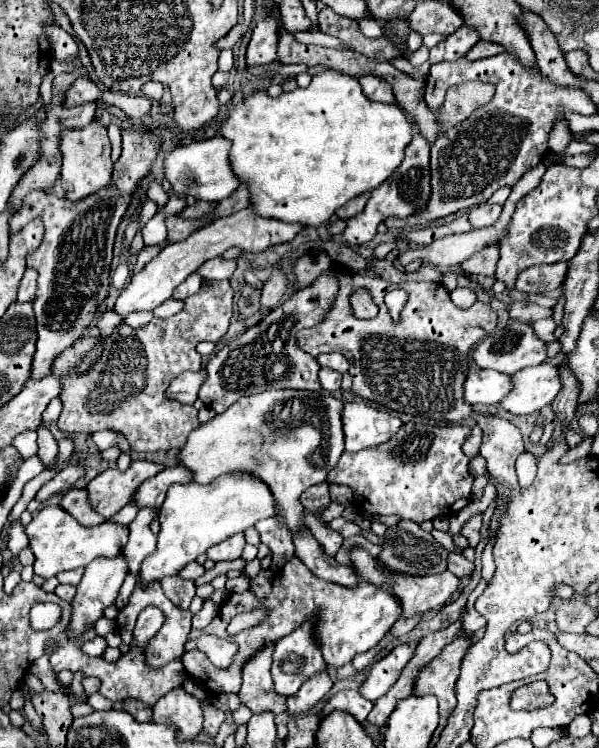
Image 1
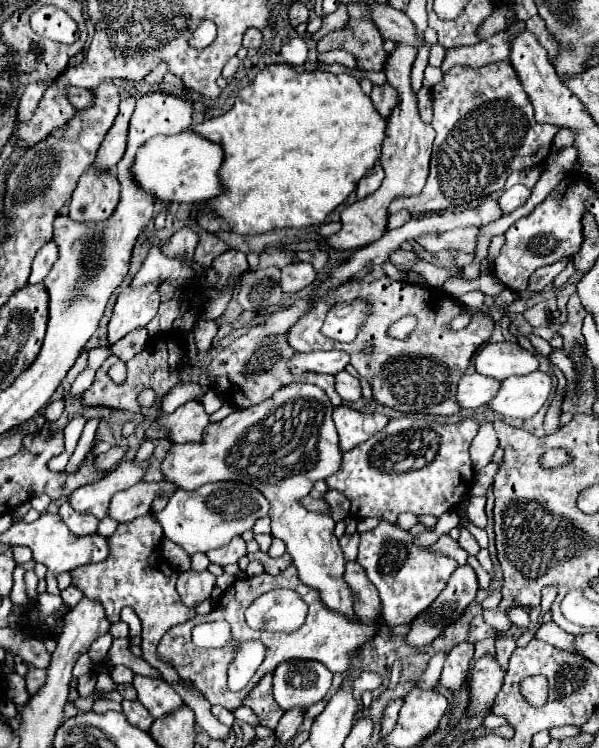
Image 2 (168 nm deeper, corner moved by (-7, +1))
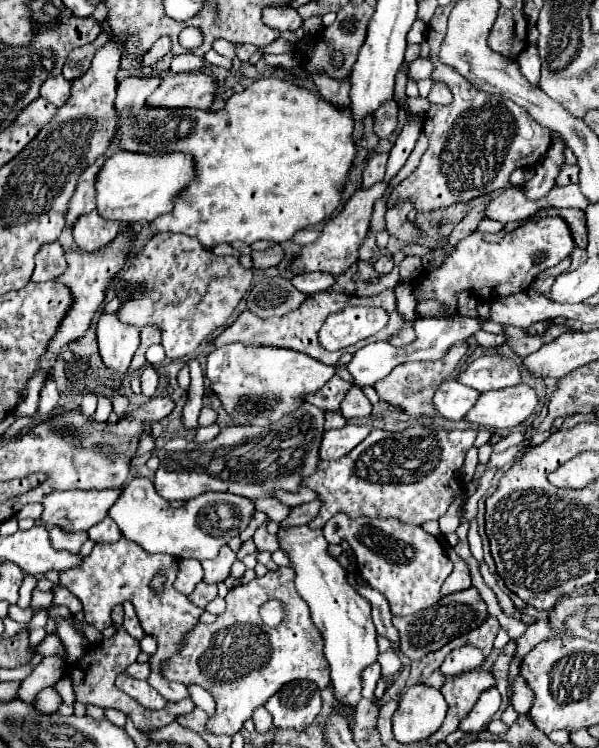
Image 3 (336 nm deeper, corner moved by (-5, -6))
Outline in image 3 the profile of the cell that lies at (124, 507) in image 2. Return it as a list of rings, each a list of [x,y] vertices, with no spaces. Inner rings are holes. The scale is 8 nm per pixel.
[[[106,517],[104,521],[100,521],[98,525],[88,529],[88,539],[94,541],[94,543],[114,543],[120,537],[122,537],[122,533],[120,533],[118,525],[110,517]]]

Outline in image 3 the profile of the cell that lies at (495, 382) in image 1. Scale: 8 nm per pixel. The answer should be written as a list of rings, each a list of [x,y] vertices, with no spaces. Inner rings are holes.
[[[450,379],[436,389],[432,405],[440,417],[450,421],[460,421],[472,409],[476,399],[478,399],[476,389],[468,389],[466,385]]]

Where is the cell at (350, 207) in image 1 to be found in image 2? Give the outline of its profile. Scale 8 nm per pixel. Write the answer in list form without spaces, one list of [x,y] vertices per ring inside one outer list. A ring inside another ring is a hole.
[[[378,162],[378,164],[358,182],[358,186],[356,186],[356,200],[364,200],[368,194],[372,194],[372,192],[380,186],[382,178],[384,178],[384,170],[382,170],[382,166],[380,166],[380,162]]]

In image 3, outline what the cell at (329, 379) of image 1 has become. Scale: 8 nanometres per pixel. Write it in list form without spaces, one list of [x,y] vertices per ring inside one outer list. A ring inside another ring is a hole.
[[[352,387],[350,393],[344,397],[340,411],[346,419],[354,419],[354,417],[368,417],[372,413],[372,405],[366,399],[366,395],[362,393],[360,387]]]

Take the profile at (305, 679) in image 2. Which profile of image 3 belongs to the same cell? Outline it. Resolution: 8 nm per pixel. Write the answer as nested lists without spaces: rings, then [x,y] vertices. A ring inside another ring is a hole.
[[[294,681],[270,697],[264,707],[274,717],[278,729],[304,731],[320,713],[322,699],[312,681]]]

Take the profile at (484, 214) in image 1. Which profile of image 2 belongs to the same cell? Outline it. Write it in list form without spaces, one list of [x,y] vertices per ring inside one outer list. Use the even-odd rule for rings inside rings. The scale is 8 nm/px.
[[[516,184],[510,190],[504,190],[502,196],[498,198],[498,202],[500,202],[500,208],[504,210],[504,214],[510,214],[516,208],[520,208],[528,200],[528,196],[530,196],[530,190],[522,184]]]

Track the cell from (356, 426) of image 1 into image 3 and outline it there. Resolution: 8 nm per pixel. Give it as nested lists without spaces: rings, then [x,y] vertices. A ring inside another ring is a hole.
[[[348,423],[342,429],[330,429],[324,433],[320,443],[320,459],[338,459],[346,453],[350,453],[366,435],[370,433],[370,427],[366,425],[352,425]]]

